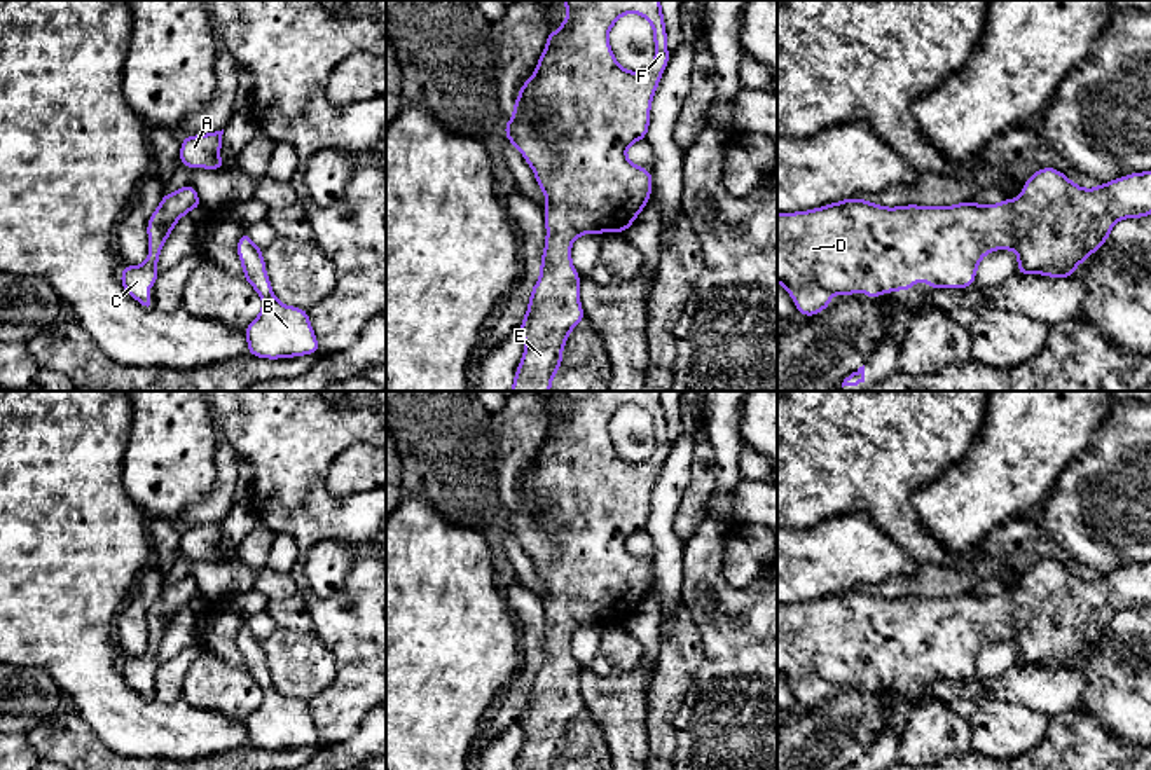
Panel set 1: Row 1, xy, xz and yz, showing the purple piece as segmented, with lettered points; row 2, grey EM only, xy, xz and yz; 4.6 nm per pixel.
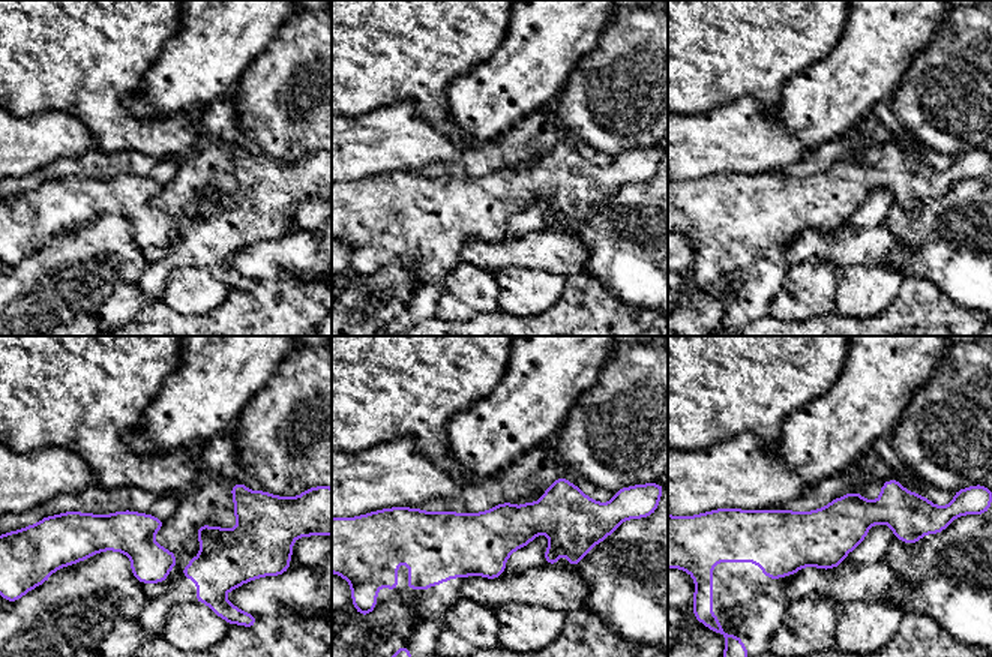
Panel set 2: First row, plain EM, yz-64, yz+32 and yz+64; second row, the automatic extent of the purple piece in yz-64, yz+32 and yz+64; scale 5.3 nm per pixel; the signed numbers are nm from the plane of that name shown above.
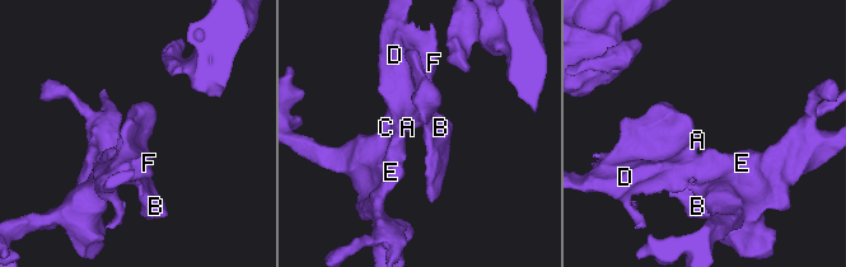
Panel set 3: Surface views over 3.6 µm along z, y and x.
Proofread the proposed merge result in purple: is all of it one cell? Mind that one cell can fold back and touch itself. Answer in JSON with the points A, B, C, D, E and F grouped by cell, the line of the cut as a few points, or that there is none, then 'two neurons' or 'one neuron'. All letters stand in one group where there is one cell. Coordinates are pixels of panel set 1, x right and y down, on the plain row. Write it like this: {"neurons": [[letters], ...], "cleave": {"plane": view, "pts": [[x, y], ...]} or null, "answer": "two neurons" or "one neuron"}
{"neurons": [["A", "B", "C", "D", "E", "F"]], "cleave": null, "answer": "one neuron"}

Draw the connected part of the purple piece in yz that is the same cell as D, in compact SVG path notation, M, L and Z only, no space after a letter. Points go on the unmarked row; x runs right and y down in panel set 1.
M1041 559L1025 574L1022 585L999 595L971 592L955 597L896 597L886 599L865 590L844 590L809 602L777 604L777 674L791 686L802 707L814 707L830 698L833 686L852 688L856 681L873 690L882 684L913 679L924 672L931 679L969 679L980 651L994 641L1018 646L1017 663L1050 669L1072 669L1074 660L1095 644L1109 629L1113 616L1123 609L1151 606L1151 562L1132 564L1097 580L1081 580L1055 559Z

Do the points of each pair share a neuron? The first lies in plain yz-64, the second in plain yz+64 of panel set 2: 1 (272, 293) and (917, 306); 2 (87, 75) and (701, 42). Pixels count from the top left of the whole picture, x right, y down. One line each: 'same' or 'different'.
1: same
2: same

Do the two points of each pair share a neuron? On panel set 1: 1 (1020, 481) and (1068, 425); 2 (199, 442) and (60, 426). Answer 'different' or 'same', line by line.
1: same
2: different

